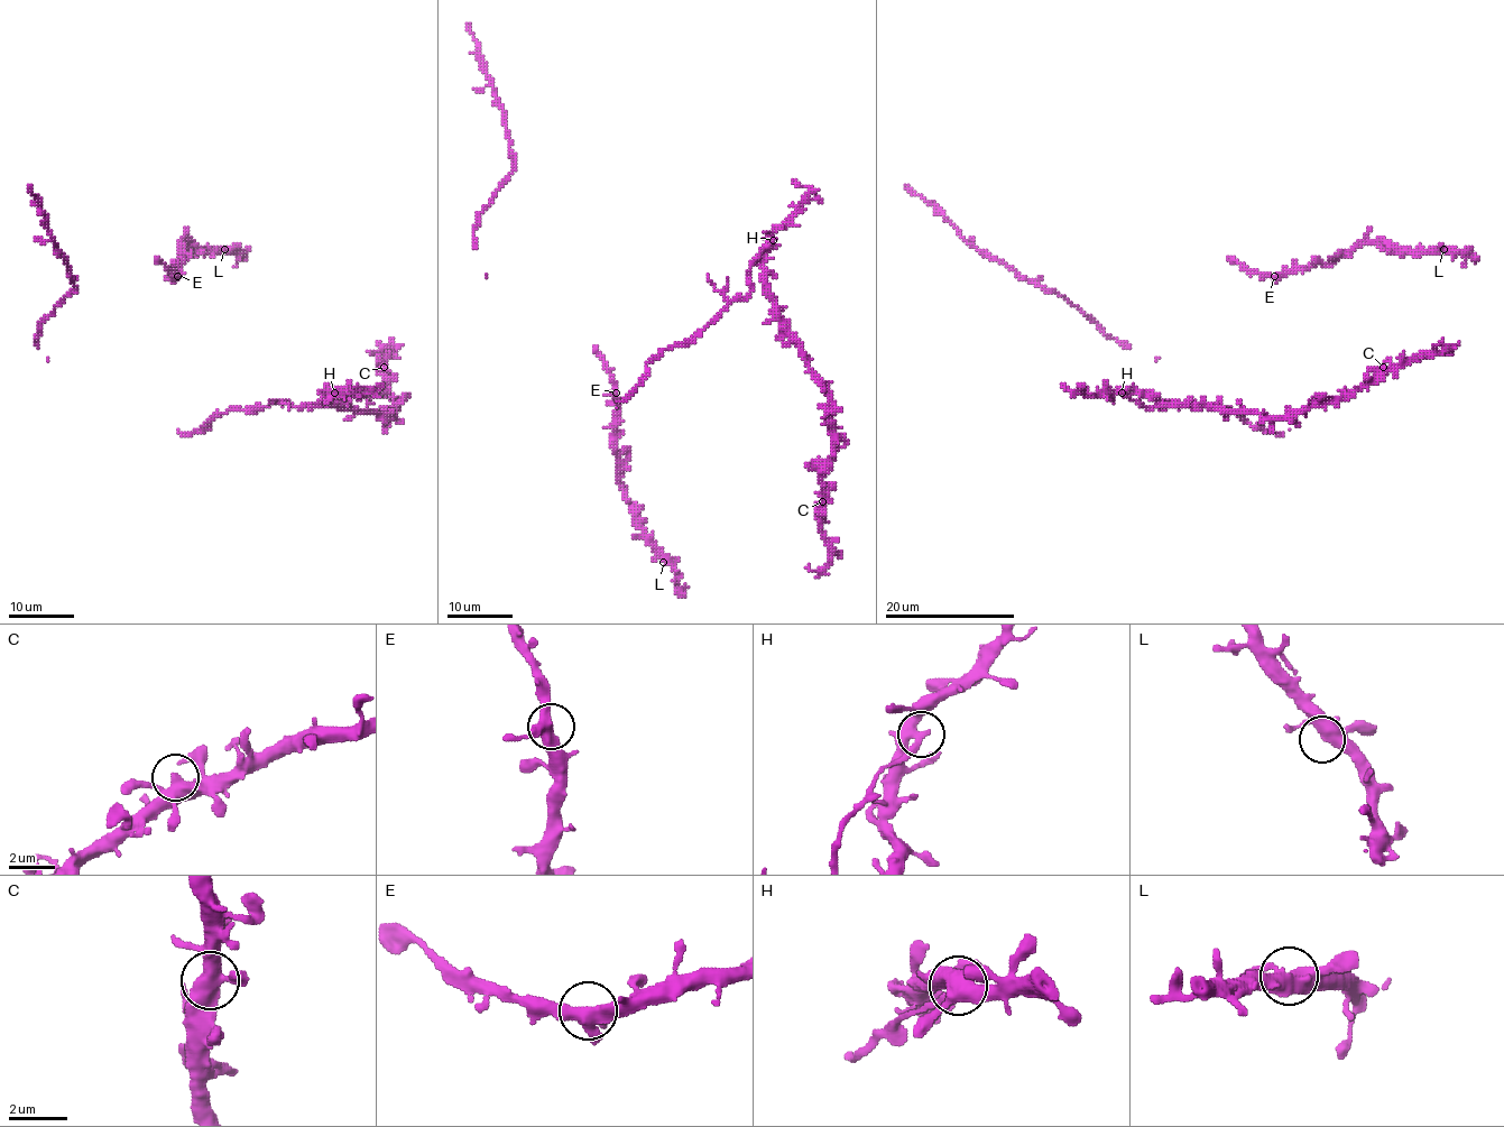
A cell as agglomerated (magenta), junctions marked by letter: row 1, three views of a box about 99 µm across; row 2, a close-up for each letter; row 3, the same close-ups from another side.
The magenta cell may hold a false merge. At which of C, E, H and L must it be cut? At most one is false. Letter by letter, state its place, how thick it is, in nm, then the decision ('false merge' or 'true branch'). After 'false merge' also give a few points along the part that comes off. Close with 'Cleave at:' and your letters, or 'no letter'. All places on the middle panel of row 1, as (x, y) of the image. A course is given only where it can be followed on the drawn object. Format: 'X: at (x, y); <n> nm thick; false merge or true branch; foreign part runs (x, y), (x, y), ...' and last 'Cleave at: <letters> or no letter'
C: at (822, 501); 360 nm thick; true branch
E: at (616, 393); 420 nm thick; true branch
H: at (773, 240); 360 nm thick; false merge; foreign part runs (772, 239), (752, 266), (752, 292), (735, 298), (688, 342), (655, 357), (617, 408)
L: at (663, 562); 400 nm thick; true branch
Cleave at: H

